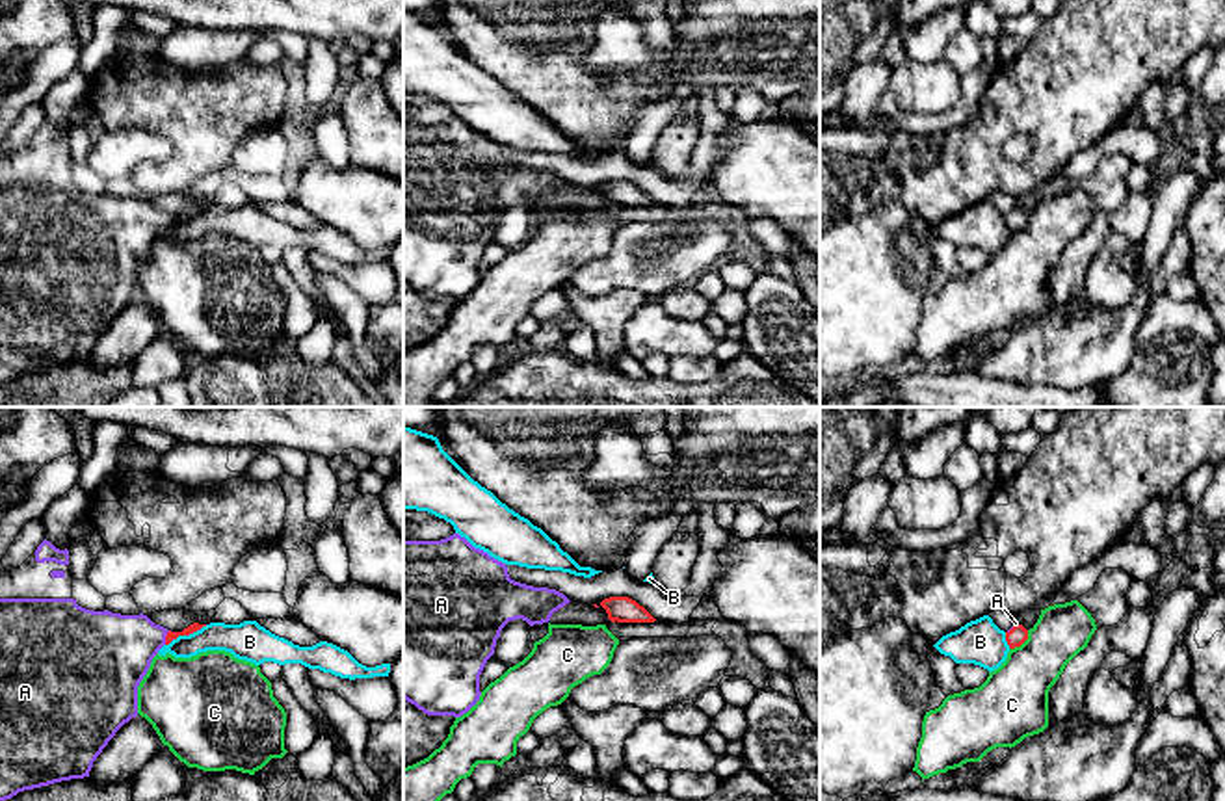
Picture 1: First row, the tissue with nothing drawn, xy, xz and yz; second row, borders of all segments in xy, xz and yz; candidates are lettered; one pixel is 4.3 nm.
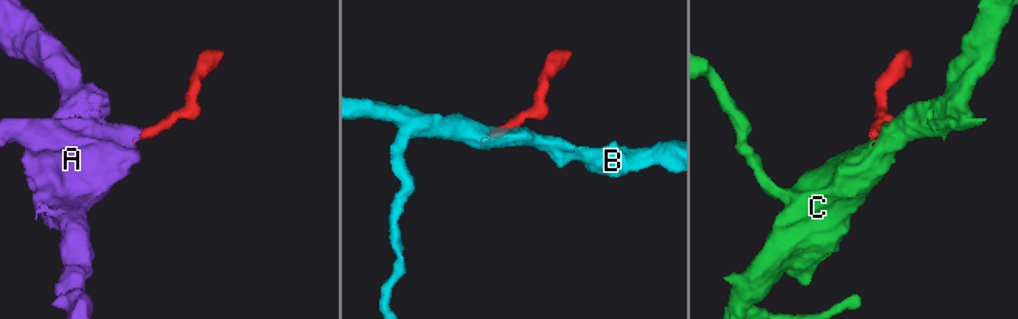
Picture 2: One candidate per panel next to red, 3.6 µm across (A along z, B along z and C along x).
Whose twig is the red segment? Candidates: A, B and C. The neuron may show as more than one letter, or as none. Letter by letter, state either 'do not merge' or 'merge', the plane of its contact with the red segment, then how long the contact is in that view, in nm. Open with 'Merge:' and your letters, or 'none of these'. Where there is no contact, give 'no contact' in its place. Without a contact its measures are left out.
Merge: A
A: merge; meets red in xy; contact 70 nm long
B: do not merge; meets red in xy; contact 200 nm long
C: do not merge; meets red in yz; contact 120 nm long

